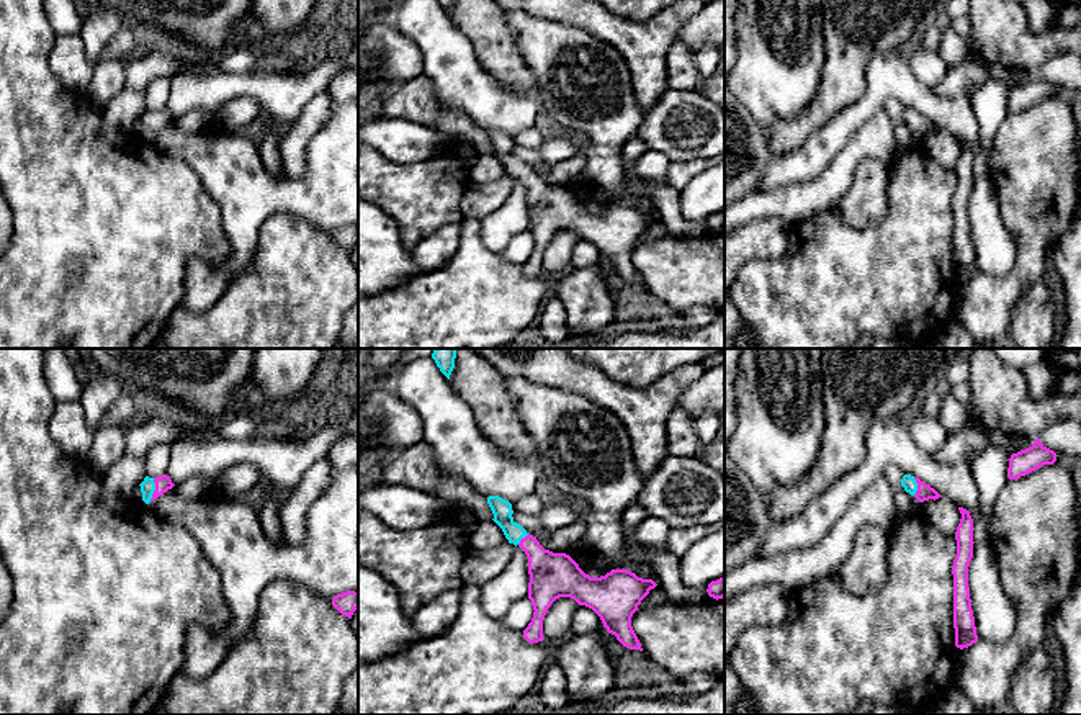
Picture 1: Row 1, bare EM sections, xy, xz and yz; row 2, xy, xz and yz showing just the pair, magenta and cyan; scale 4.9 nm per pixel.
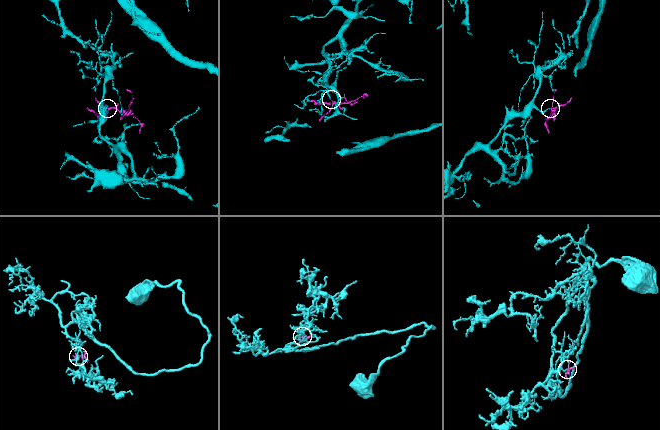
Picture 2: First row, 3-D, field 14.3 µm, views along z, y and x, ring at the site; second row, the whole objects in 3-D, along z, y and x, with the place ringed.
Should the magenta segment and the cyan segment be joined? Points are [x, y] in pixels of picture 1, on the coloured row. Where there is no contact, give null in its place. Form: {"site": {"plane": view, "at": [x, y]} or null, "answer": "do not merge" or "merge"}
{"site": {"plane": "xy", "at": [156, 490]}, "answer": "merge"}

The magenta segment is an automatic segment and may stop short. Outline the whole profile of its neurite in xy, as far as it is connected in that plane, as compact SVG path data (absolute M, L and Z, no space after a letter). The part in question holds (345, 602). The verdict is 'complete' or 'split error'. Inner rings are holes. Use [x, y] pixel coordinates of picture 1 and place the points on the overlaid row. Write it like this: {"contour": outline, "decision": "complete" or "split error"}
{"contour": "M347 591L337 594L332 599L332 605L345 617L352 618L353 612L358 609L358 592Z", "decision": "complete"}

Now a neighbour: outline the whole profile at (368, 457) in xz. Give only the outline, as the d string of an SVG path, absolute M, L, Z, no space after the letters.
M368 440L358 443L358 492L373 488L363 481L363 476L378 465L384 466L389 458L388 452L373 447Z

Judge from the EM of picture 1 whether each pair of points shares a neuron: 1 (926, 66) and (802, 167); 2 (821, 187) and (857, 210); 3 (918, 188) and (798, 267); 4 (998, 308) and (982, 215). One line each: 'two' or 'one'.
1: two
2: two
3: one
4: two

